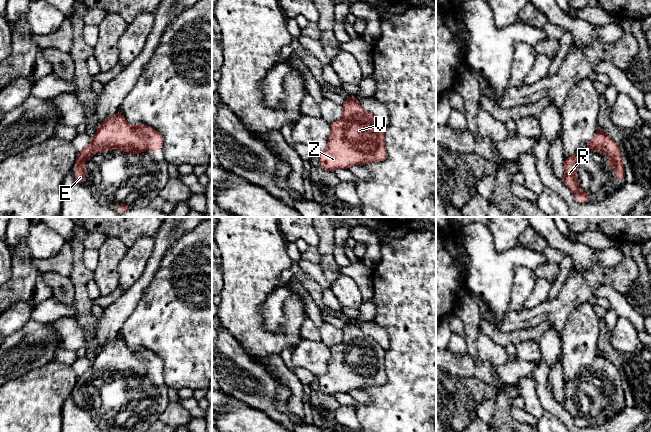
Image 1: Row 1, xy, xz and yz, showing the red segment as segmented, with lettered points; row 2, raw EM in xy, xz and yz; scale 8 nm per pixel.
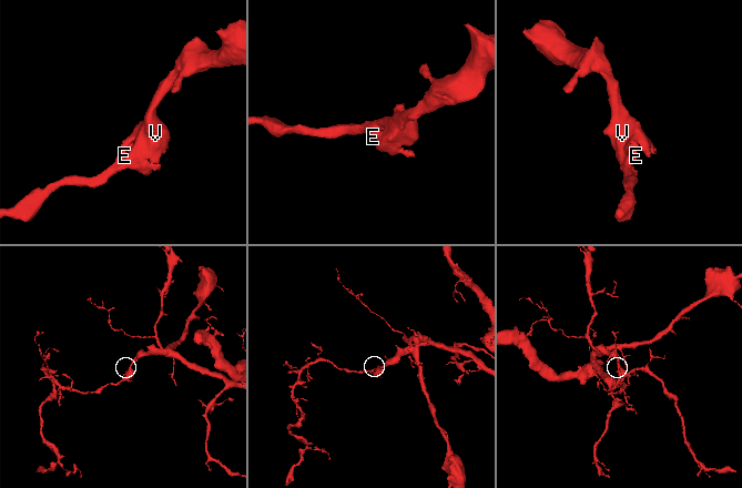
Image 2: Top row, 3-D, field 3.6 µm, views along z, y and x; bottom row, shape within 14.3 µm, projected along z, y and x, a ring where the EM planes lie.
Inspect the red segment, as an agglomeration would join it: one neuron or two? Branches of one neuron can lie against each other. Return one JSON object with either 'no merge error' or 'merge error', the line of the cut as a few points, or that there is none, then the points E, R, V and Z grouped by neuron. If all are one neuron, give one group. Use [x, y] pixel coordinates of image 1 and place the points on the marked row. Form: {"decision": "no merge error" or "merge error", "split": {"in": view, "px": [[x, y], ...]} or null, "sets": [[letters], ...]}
{"decision": "no merge error", "split": null, "sets": [["E", "R", "V", "Z"]]}

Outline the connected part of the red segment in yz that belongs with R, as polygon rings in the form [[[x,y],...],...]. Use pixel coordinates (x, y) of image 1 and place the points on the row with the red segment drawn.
[[[578,154],[569,156],[564,160],[564,184],[572,191],[574,198],[579,203],[588,203],[590,202],[590,196],[582,191],[577,182],[577,162]]]

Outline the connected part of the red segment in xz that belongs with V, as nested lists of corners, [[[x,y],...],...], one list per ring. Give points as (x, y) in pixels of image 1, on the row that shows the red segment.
[[[355,96],[346,98],[343,106],[343,117],[330,123],[331,136],[327,148],[316,153],[319,166],[324,170],[334,172],[336,169],[349,169],[353,165],[376,163],[387,156],[385,148],[385,126],[372,113],[366,111]]]

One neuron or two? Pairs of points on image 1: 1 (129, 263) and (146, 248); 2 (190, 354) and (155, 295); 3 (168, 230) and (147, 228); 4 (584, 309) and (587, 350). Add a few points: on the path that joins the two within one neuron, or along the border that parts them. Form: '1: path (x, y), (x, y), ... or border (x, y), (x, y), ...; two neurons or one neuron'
1: path (134, 262), (141, 253); one neuron
2: path (190, 339), (190, 330), (170, 310); one neuron
3: border (159, 227), (152, 236); two neurons
4: path (584, 319), (584, 340); one neuron

